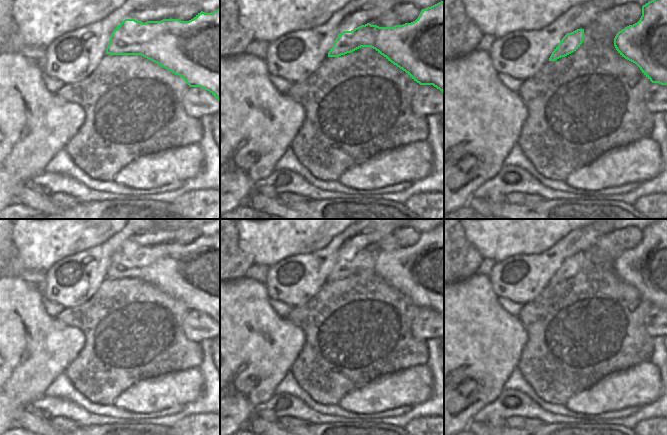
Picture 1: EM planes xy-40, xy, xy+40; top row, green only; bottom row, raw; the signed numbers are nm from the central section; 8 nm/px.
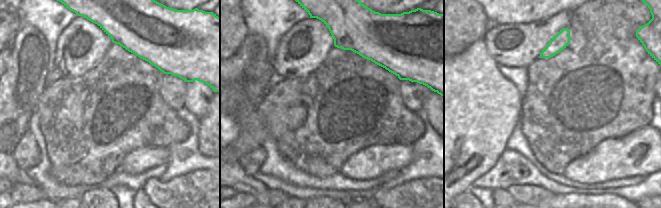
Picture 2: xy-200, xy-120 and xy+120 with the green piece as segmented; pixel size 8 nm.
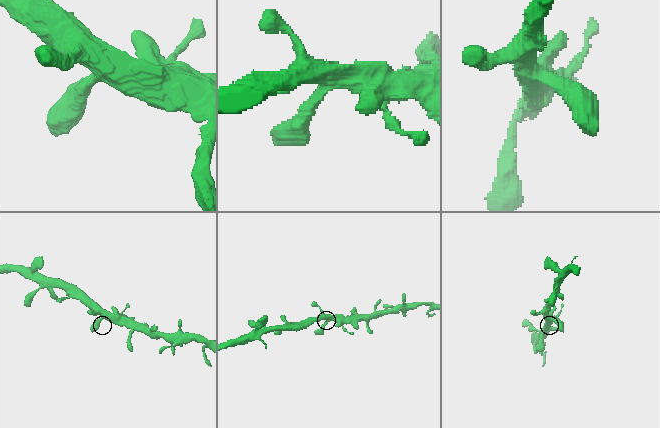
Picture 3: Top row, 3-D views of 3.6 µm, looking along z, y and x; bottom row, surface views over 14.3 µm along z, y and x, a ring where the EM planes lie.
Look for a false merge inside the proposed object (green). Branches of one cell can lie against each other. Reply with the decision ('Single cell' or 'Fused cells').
Single cell

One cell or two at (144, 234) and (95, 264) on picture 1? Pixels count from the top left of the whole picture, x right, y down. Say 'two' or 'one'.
one

